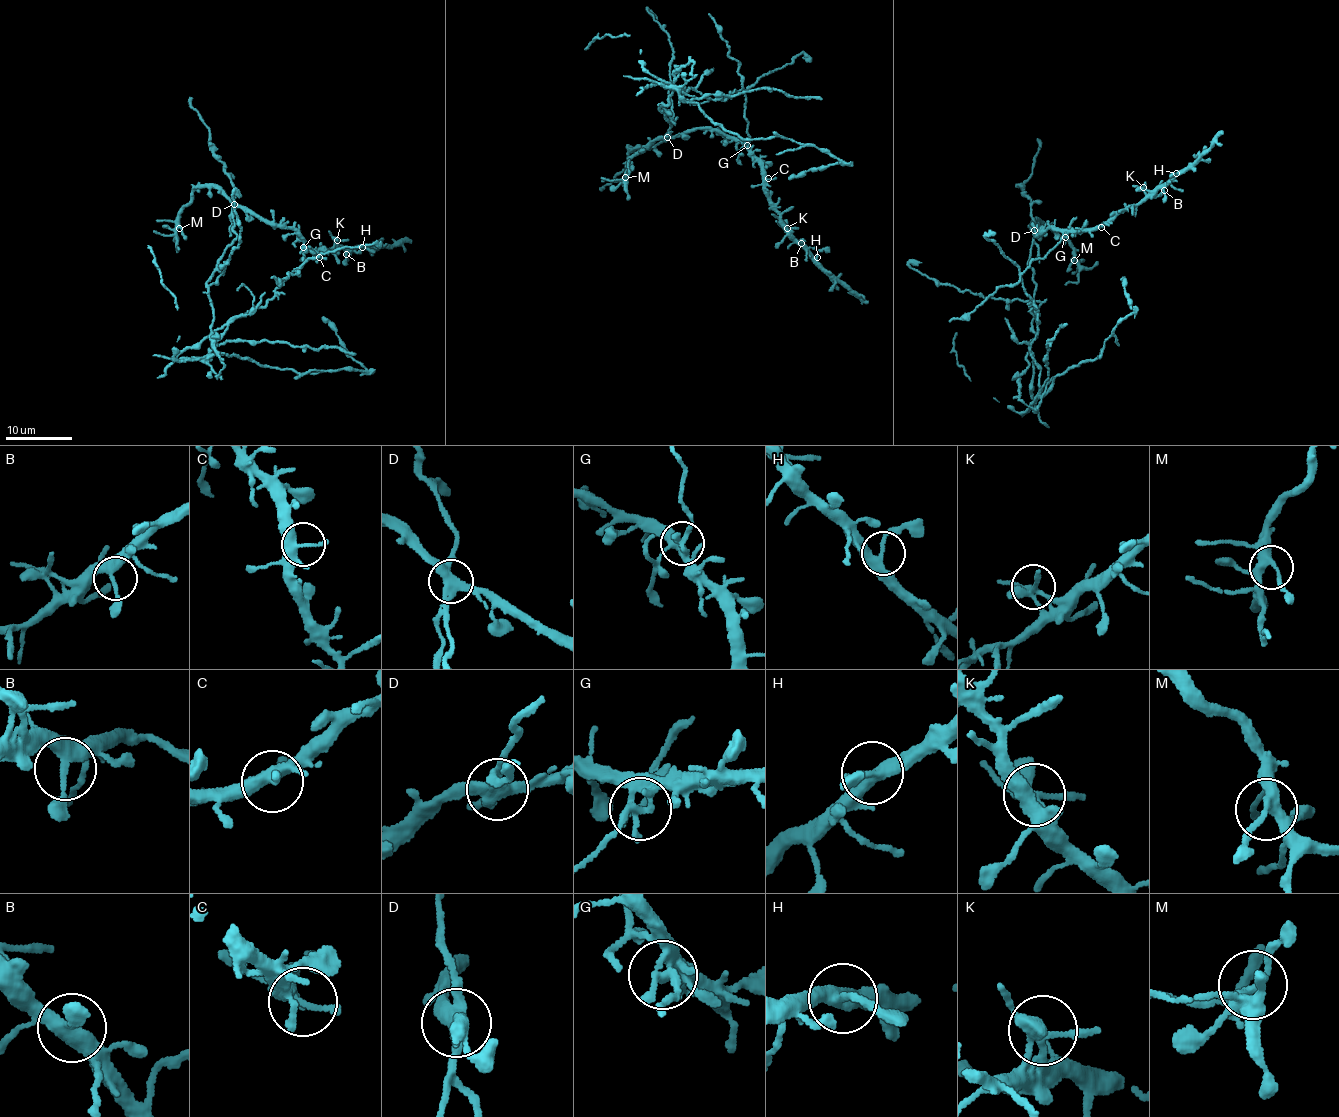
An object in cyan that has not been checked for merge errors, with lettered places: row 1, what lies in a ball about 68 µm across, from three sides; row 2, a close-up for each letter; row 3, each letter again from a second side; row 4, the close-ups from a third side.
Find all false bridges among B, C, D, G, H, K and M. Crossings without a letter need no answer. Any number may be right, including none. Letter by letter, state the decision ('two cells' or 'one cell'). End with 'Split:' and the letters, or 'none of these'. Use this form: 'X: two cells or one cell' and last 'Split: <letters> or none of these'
B: one cell
C: one cell
D: two cells
G: two cells
H: one cell
K: one cell
M: one cell
Split: D, G

